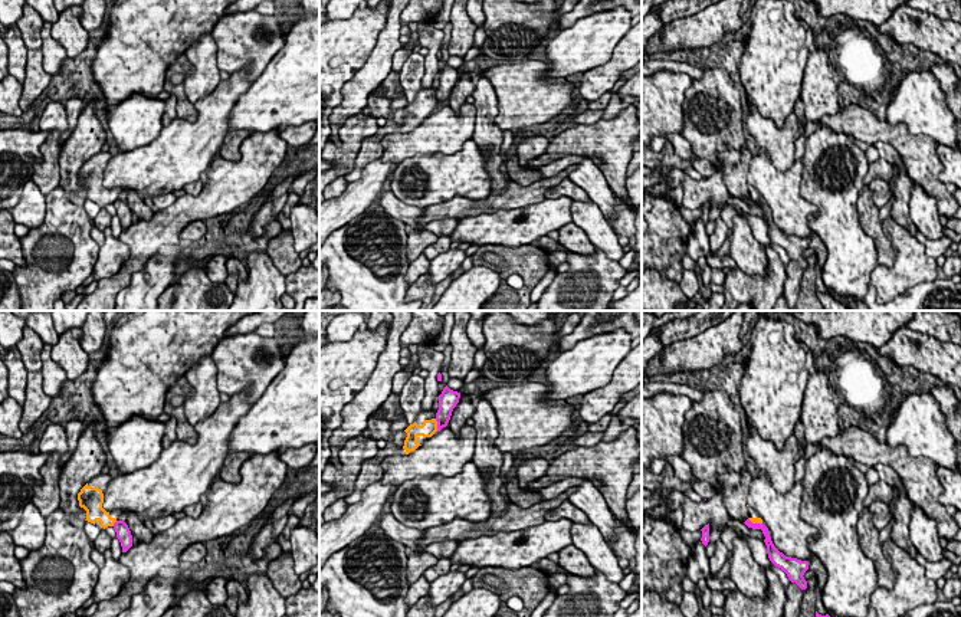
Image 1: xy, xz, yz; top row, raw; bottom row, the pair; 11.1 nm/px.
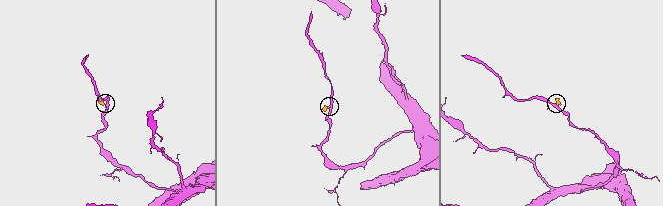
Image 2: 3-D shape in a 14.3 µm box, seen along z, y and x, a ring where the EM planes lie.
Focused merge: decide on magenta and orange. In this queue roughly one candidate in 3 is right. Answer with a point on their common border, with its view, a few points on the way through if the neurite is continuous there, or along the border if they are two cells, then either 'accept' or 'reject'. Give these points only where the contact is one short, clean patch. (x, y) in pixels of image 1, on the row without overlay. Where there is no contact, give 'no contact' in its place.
contact xz (438, 102); border xz (435, 97), (438, 108); reject

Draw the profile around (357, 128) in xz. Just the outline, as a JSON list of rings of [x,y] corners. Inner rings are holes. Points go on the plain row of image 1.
[[[363,111],[348,118],[338,129],[341,145],[337,147],[332,141],[327,141],[325,147],[319,151],[319,158],[332,163],[328,171],[319,171],[319,206],[325,200],[324,190],[335,178],[347,175],[354,170],[354,163],[361,150],[363,141],[377,134],[377,118],[364,115]]]

